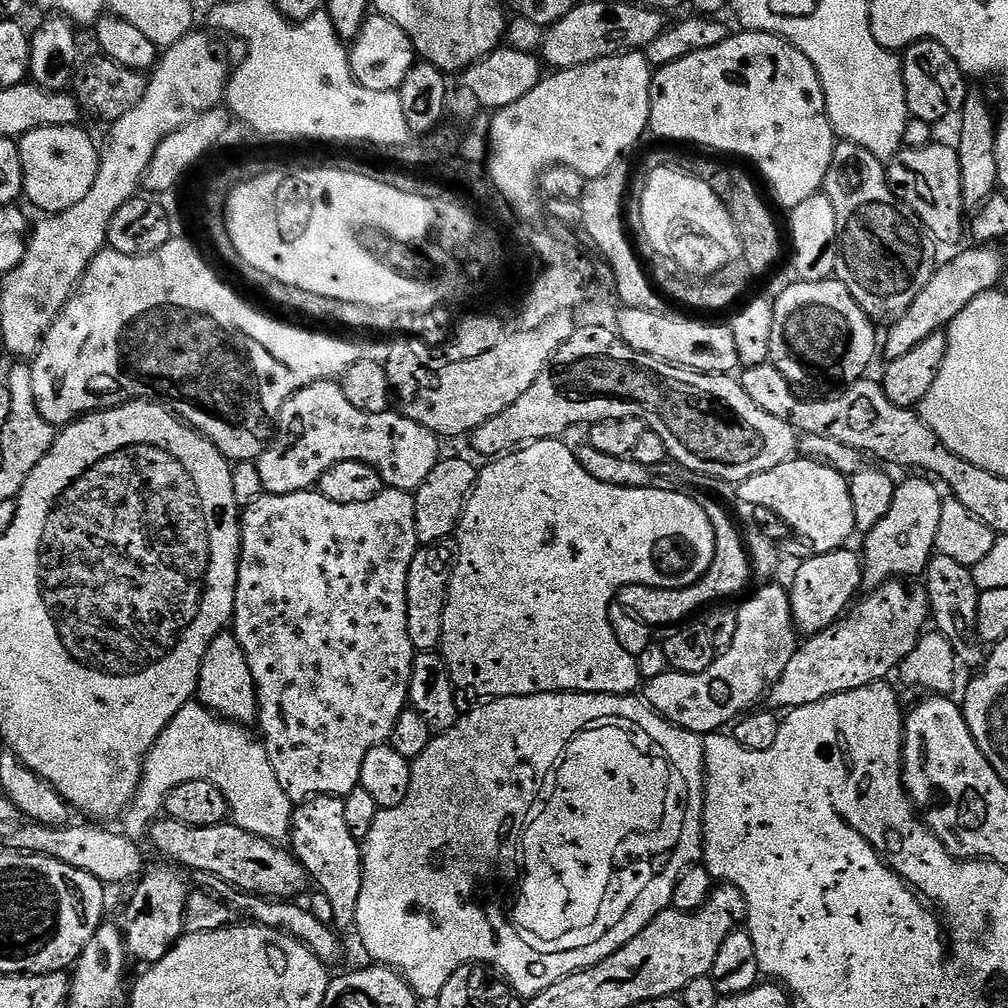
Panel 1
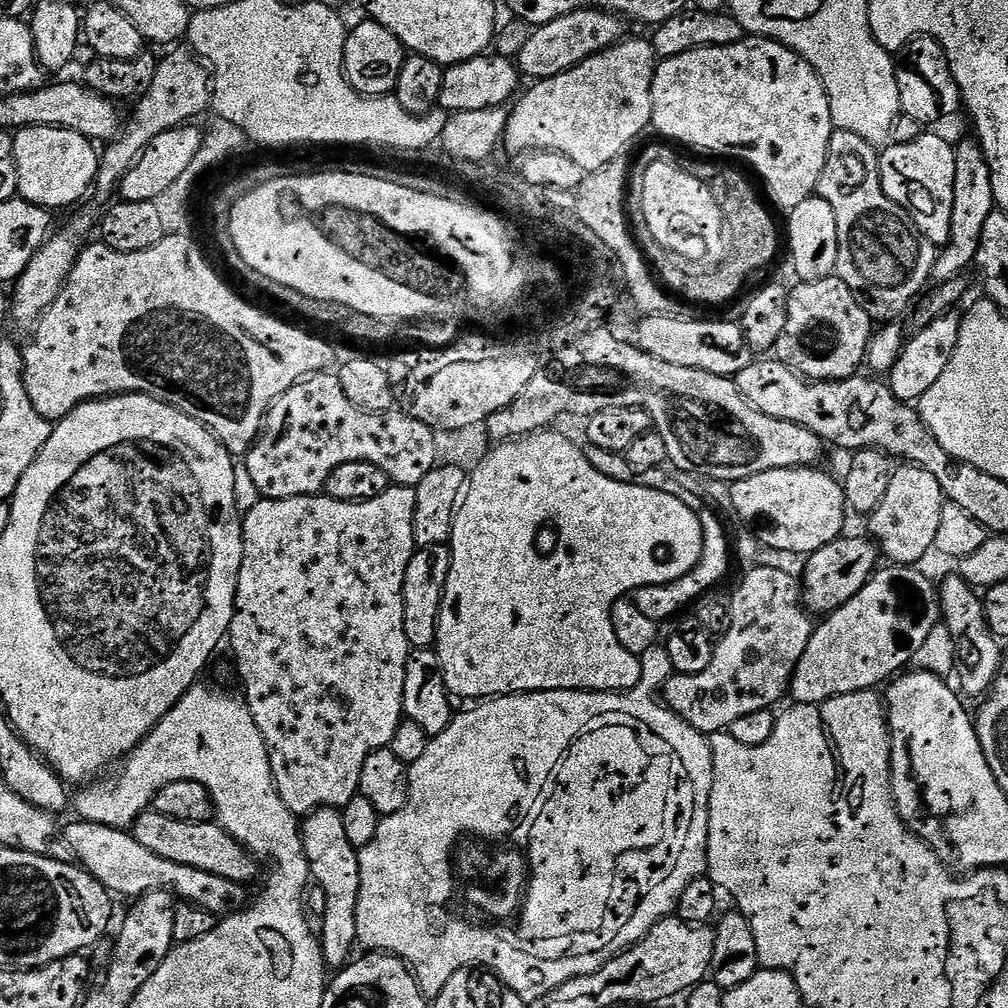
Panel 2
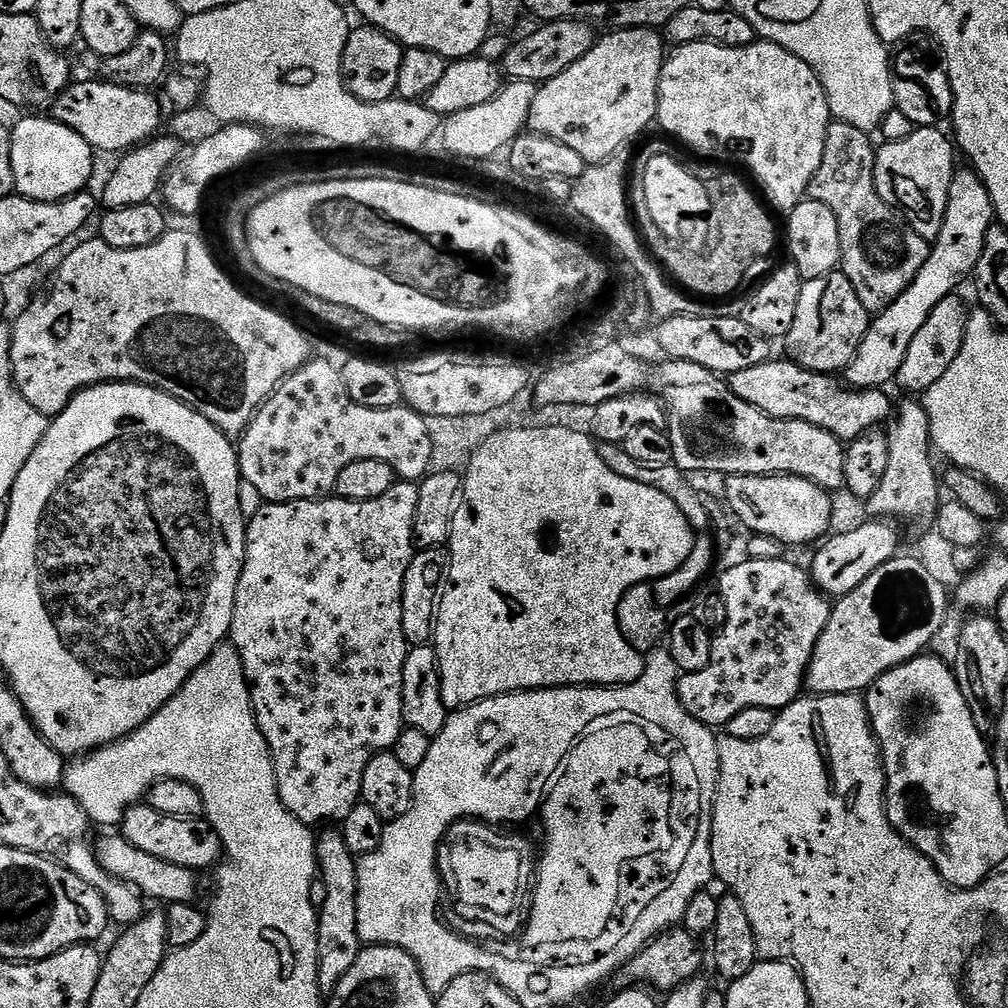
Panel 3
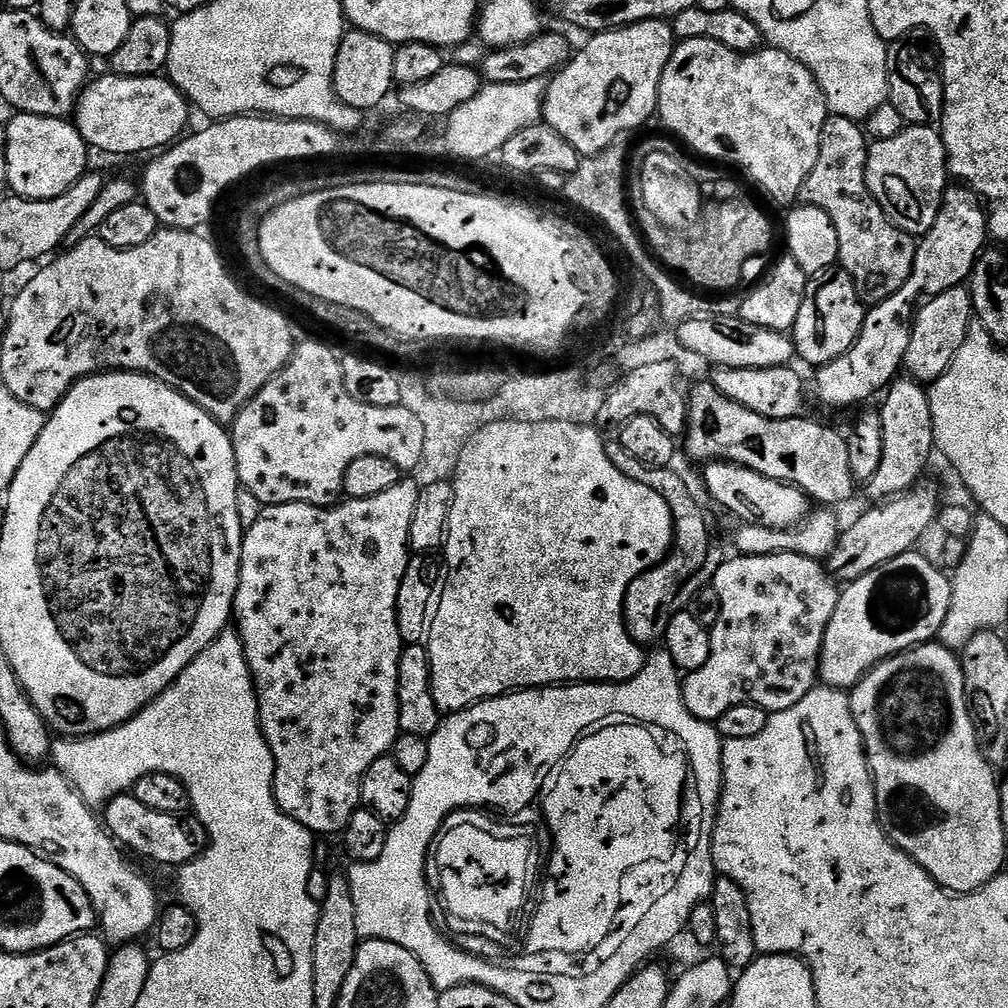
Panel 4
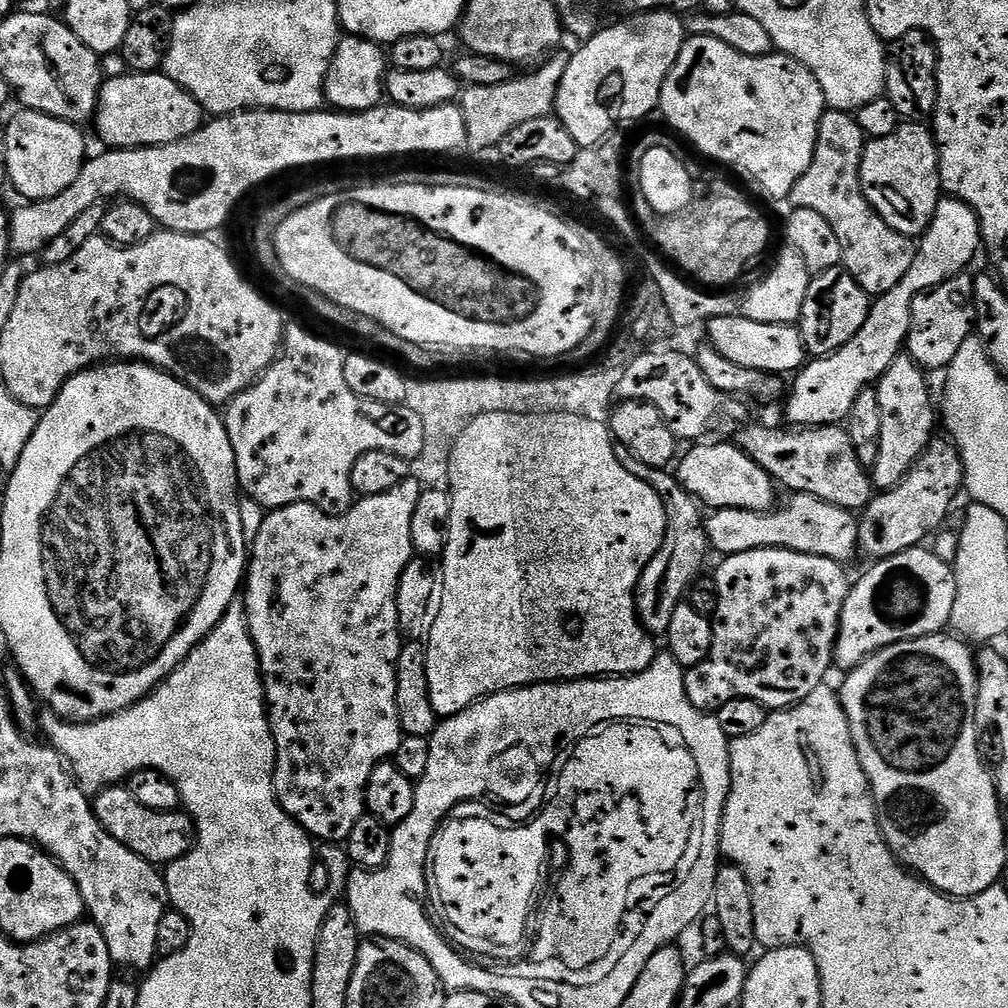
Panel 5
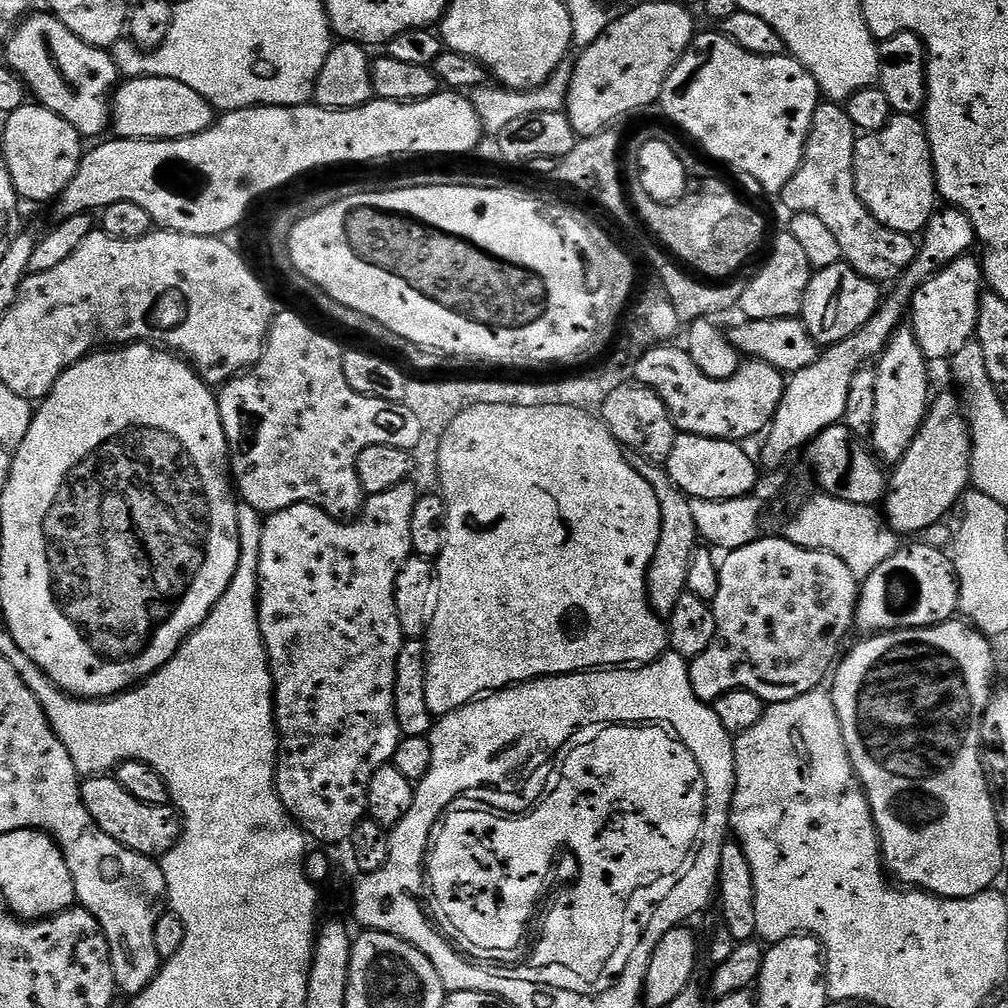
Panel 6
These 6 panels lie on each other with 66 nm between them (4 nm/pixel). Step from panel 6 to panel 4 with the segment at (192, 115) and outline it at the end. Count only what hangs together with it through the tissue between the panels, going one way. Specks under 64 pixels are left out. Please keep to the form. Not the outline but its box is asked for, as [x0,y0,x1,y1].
[74,74,190,156]

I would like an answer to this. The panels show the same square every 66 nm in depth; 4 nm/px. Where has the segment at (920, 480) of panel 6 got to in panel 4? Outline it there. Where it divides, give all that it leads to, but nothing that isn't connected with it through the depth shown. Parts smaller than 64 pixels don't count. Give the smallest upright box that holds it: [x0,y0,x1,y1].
[826,487,942,582]

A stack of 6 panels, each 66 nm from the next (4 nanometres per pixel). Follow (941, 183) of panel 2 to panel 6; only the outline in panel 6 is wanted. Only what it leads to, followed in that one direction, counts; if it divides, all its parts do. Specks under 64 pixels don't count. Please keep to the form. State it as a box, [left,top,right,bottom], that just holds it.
[854,114,938,233]

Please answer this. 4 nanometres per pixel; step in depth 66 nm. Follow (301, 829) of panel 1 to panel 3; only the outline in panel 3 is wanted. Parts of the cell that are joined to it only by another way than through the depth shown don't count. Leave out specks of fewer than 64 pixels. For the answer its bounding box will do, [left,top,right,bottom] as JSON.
[316,830,362,994]

